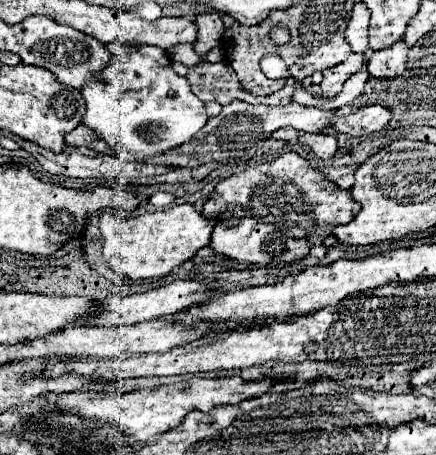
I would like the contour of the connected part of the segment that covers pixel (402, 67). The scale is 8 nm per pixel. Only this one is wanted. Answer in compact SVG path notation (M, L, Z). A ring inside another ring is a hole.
M402 41L382 51L374 51L372 57L368 59L368 71L372 77L378 79L398 77L406 71L406 55L408 55L408 47Z

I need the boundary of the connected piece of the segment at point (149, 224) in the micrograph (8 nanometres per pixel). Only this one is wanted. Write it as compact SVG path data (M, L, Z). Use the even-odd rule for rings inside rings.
M176 205L158 213L144 213L140 217L120 217L112 211L100 217L100 231L104 239L104 259L108 265L130 279L166 277L184 261L192 259L198 249L210 245L210 235L216 219L208 219L196 211L194 205Z

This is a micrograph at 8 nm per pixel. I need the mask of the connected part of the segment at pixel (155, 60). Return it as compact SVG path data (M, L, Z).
M138 45L134 53L114 55L110 63L96 73L92 79L88 79L82 87L82 95L86 101L86 113L84 113L84 125L96 131L110 149L116 151L116 155L122 161L144 161L146 157L162 155L174 147L180 147L182 143L188 143L208 121L204 103L190 91L190 85L186 77L180 77L172 69L172 61L166 57L164 49L150 47L150 45Z

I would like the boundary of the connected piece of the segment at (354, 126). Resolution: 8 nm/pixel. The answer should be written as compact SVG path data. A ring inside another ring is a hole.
M370 105L354 111L344 111L336 117L336 123L330 129L338 133L348 133L352 137L366 137L380 131L386 131L392 121L392 113L386 107Z

